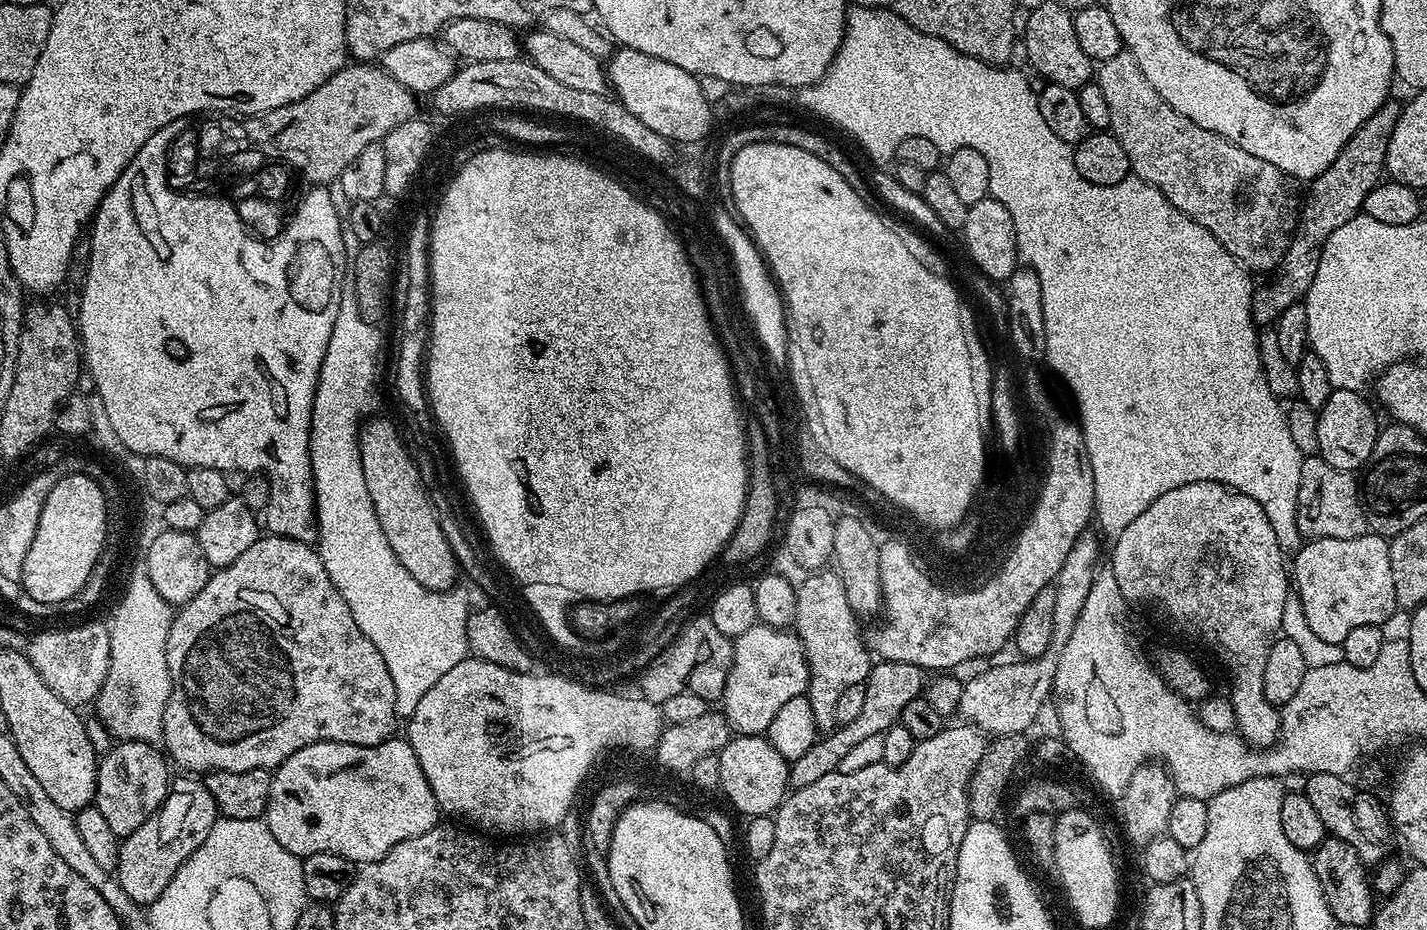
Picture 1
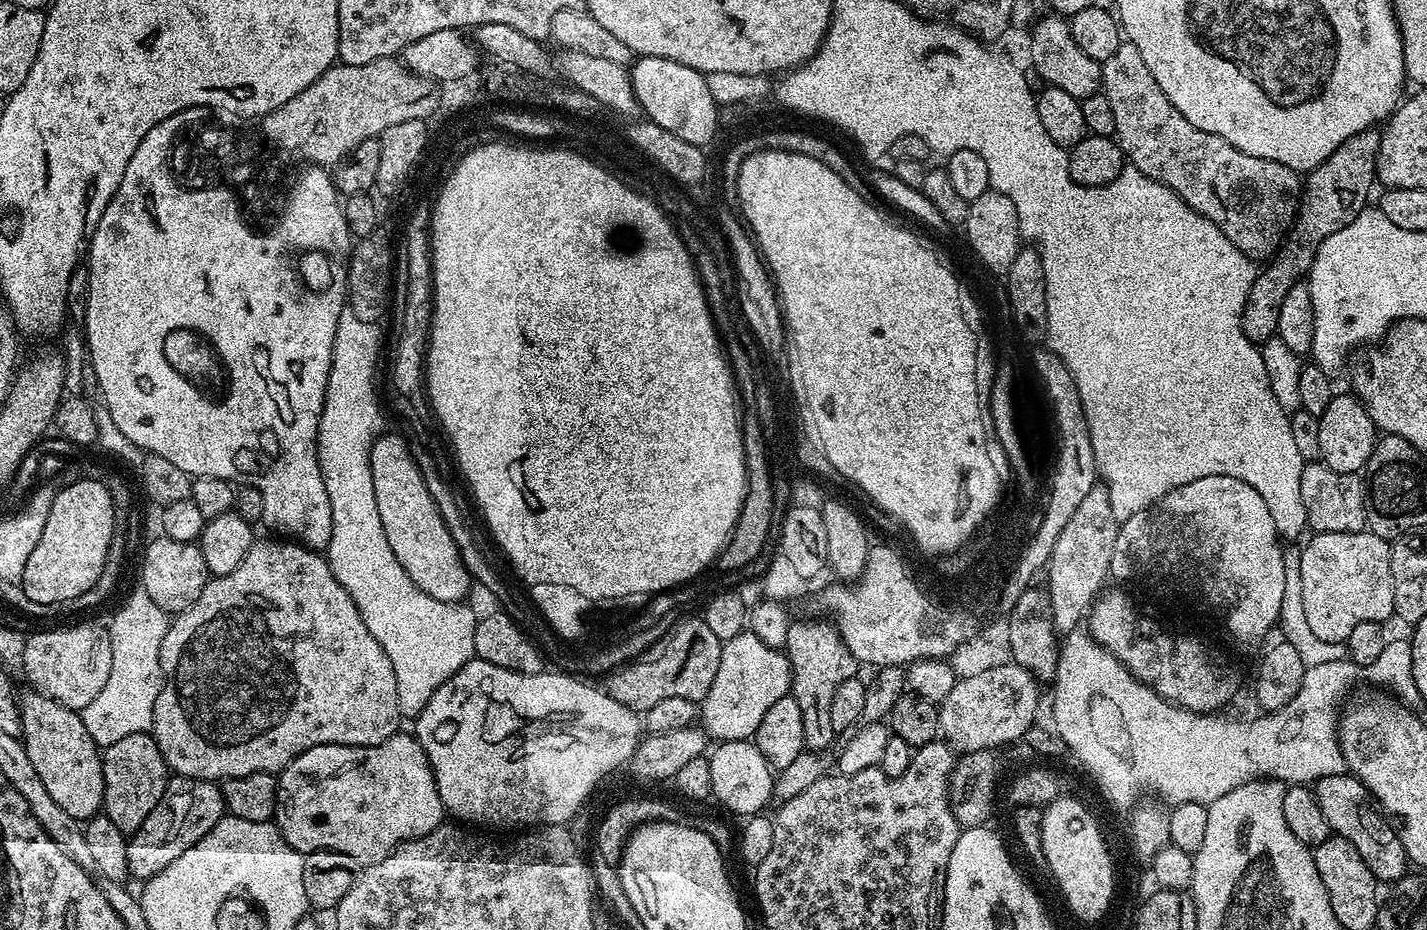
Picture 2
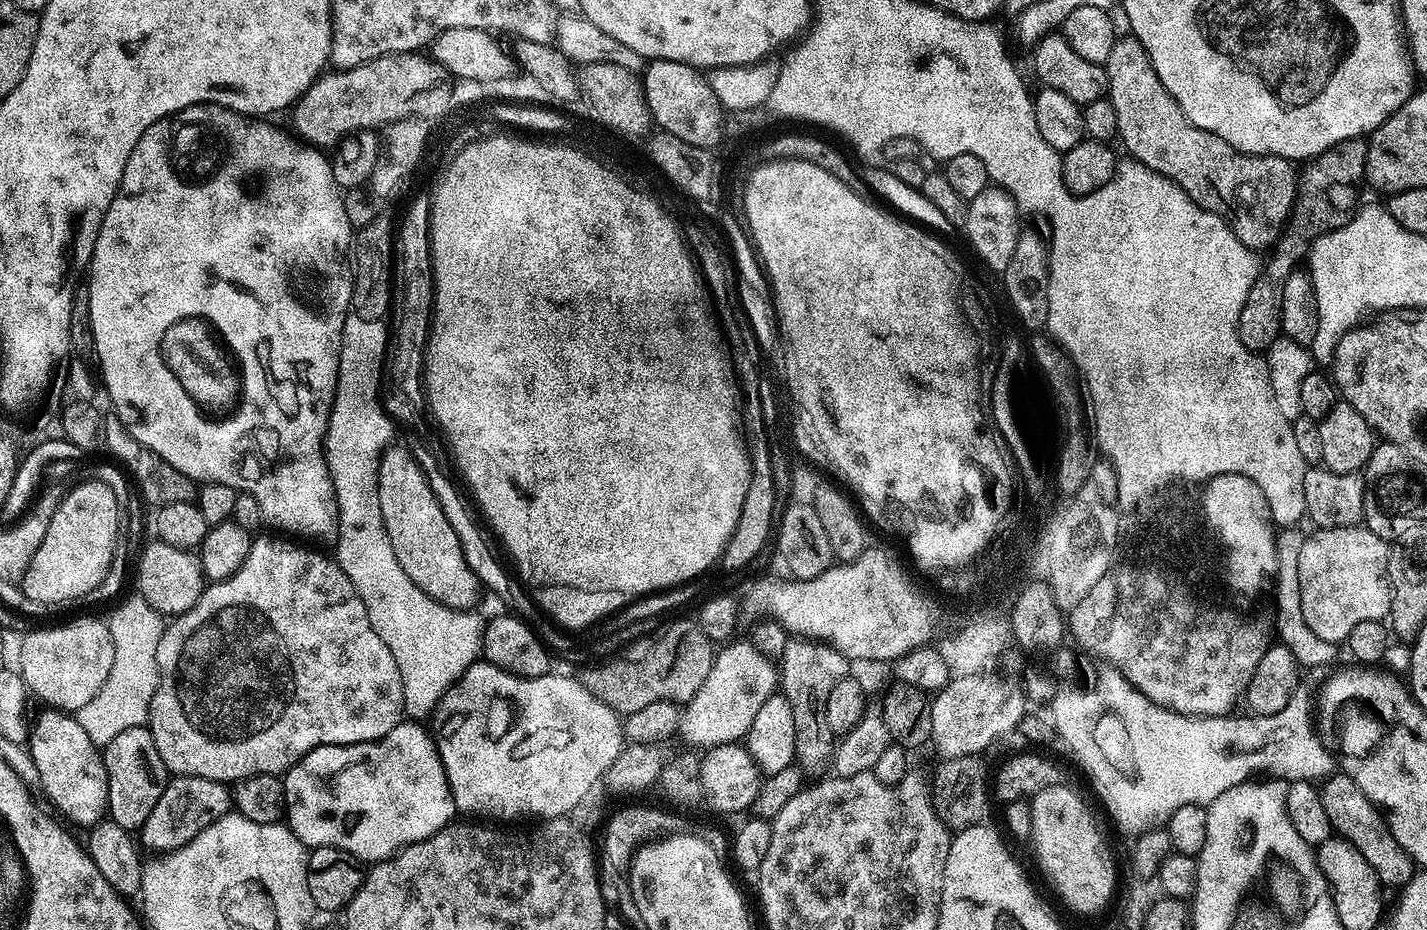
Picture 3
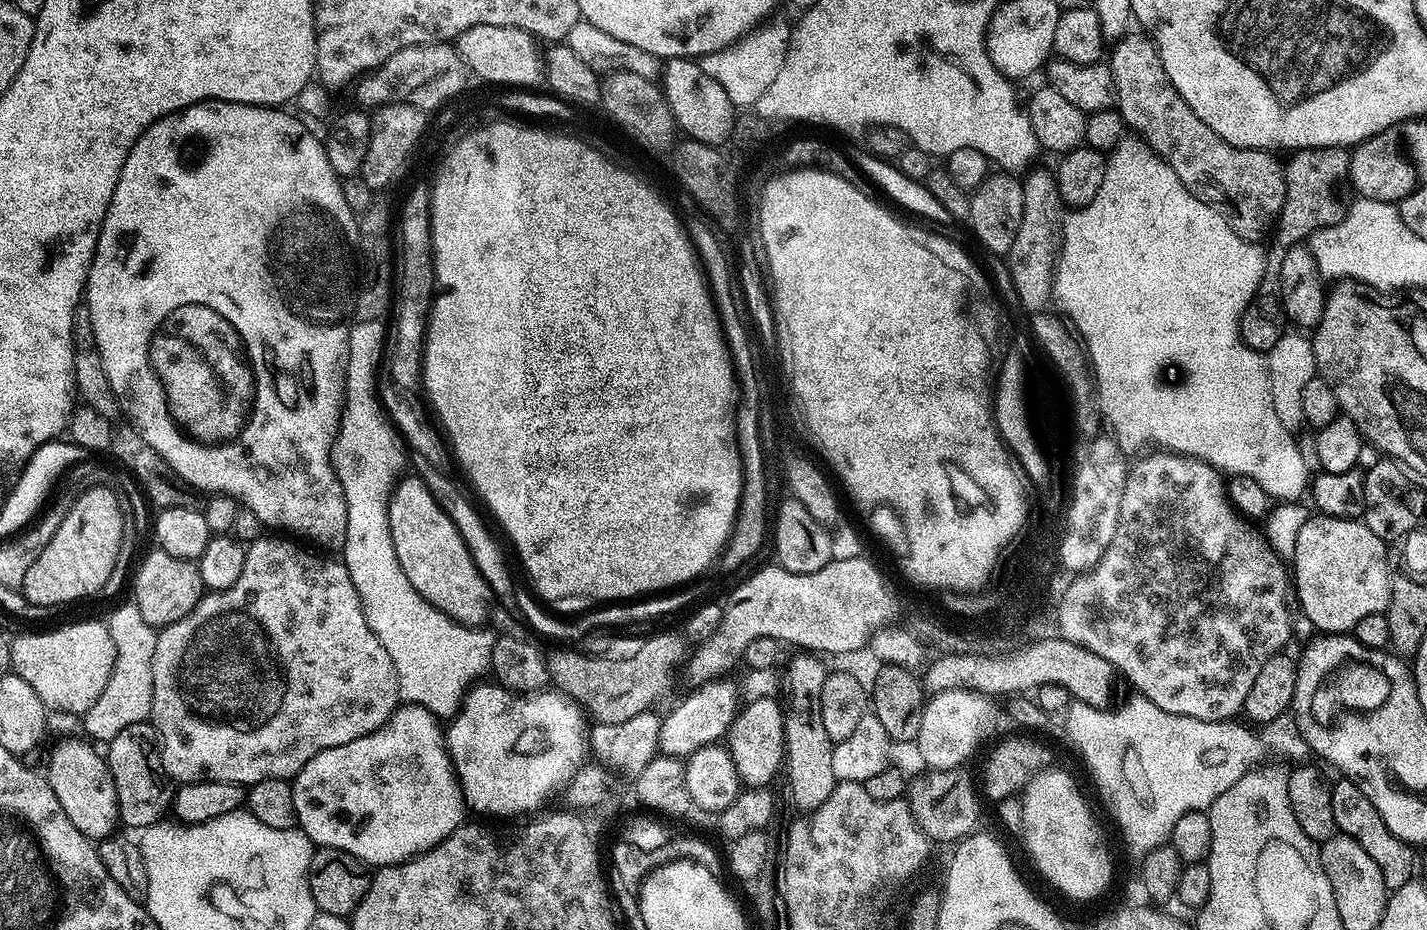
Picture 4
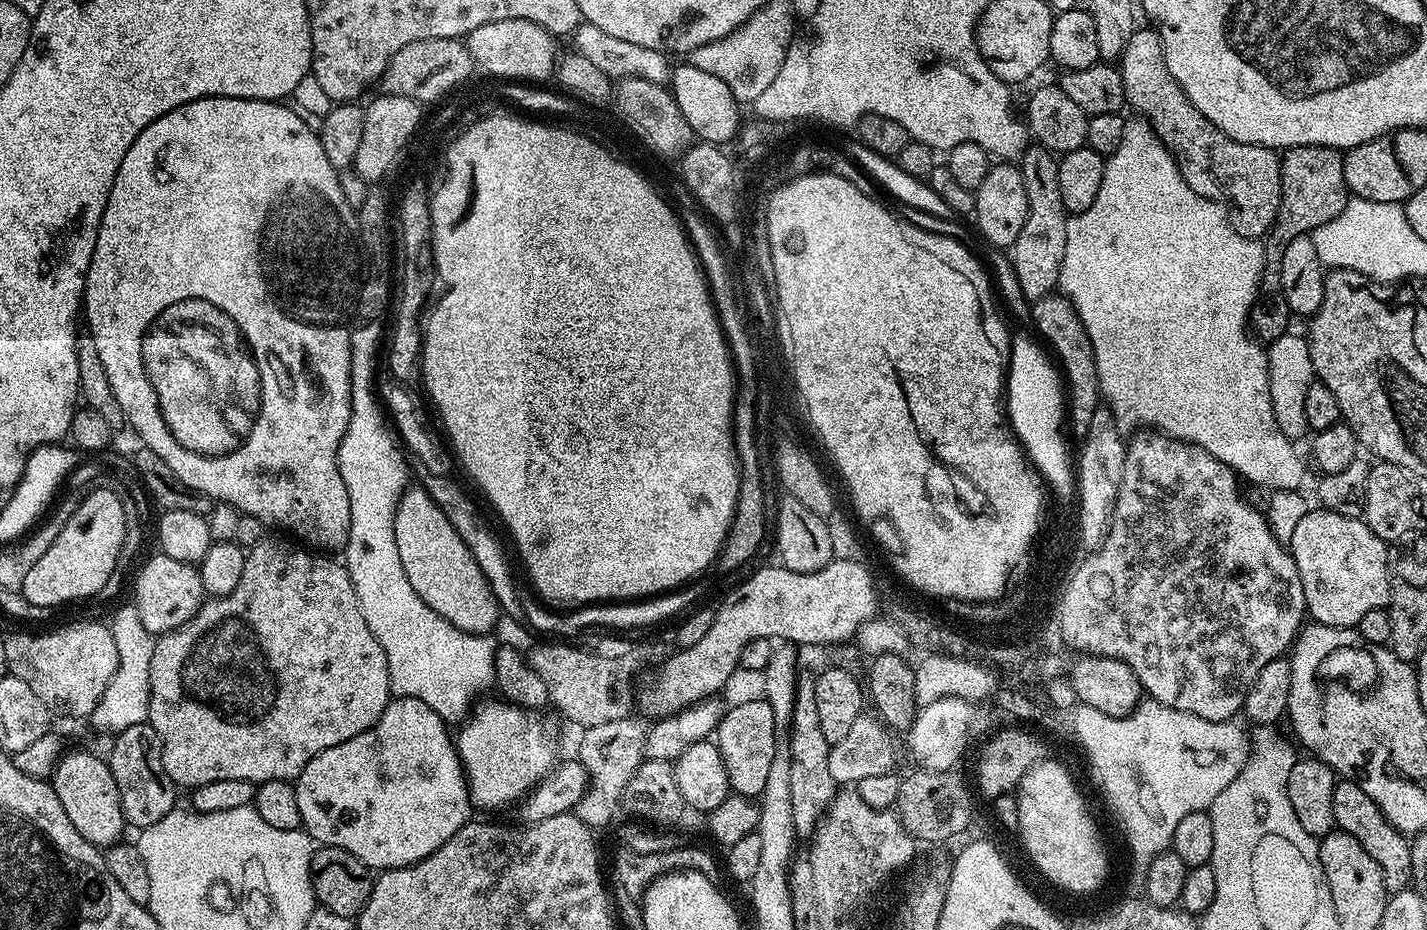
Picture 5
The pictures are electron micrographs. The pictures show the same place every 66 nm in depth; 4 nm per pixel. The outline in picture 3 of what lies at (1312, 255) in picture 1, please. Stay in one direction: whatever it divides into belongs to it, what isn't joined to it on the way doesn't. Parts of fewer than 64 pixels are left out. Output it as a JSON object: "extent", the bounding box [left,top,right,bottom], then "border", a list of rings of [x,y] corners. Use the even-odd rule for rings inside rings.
{"extent":[1236,138,1368,354],"border":[[[1364,138],[1342,140],[1333,148],[1327,148],[1322,154],[1312,157],[1299,169],[1296,181],[1296,201],[1292,203],[1292,212],[1288,215],[1288,223],[1271,249],[1268,261],[1263,261],[1262,271],[1257,275],[1254,286],[1250,286],[1250,294],[1246,294],[1246,302],[1242,302],[1242,314],[1238,314],[1236,329],[1238,338],[1246,350],[1257,354],[1267,353],[1268,348],[1282,335],[1280,330],[1280,291],[1284,279],[1297,271],[1300,259],[1309,255],[1312,243],[1327,232],[1346,226],[1357,211],[1356,187],[1365,183],[1364,163],[1368,153],[1368,141]]]}

